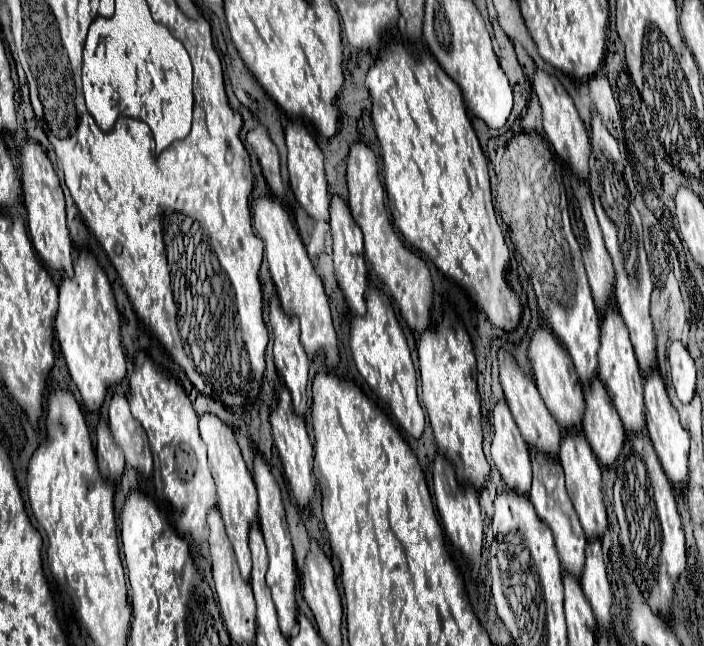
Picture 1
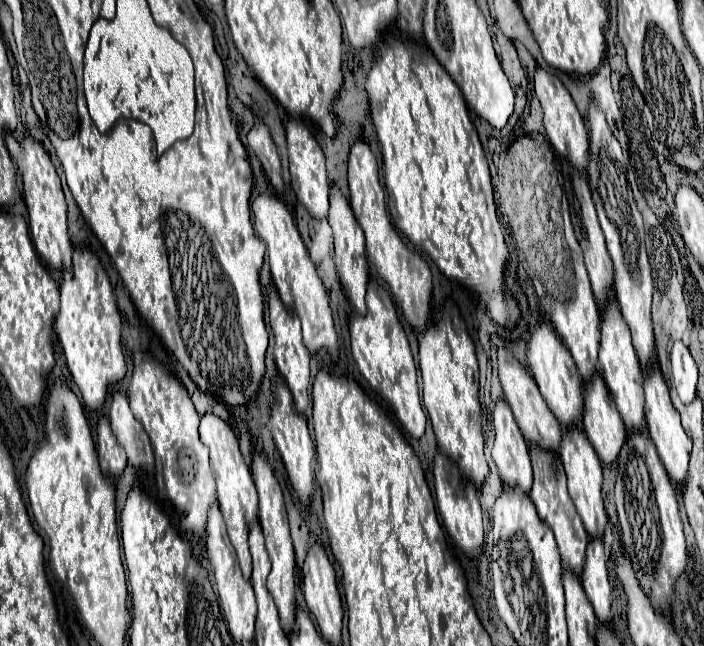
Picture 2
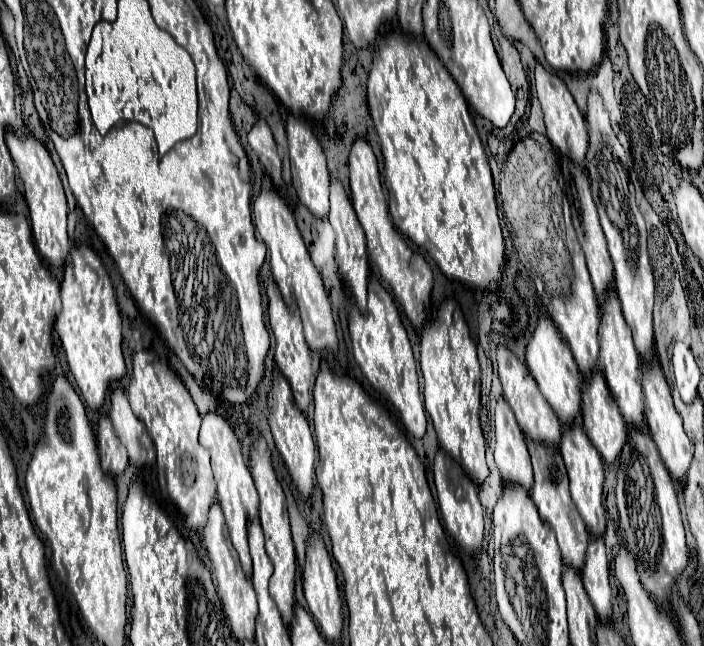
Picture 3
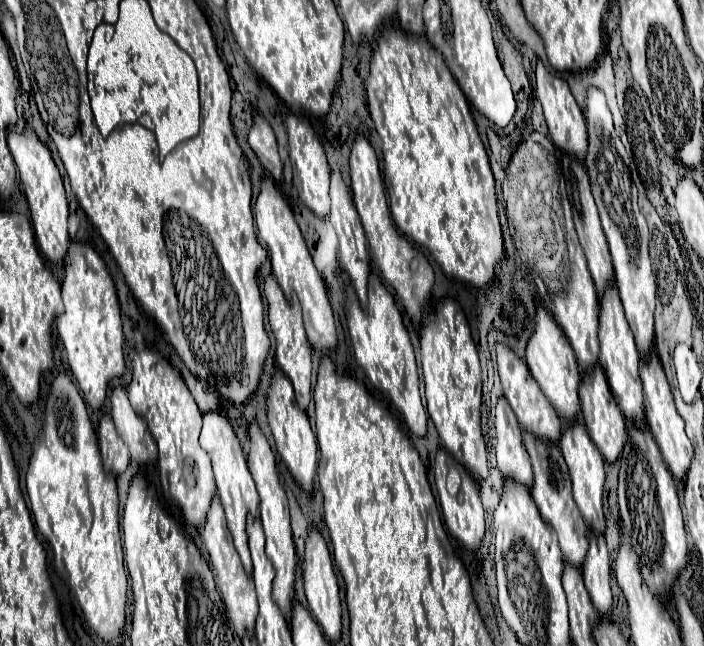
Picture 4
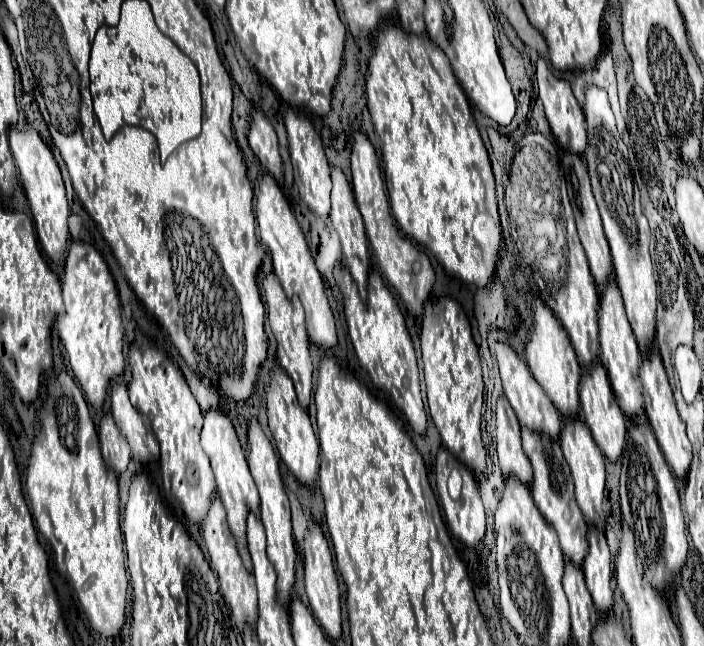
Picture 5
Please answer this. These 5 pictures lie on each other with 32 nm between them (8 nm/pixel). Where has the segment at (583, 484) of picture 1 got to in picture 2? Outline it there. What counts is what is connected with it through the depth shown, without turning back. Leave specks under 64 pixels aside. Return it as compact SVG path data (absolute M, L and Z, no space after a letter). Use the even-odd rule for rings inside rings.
M572 428L562 436L562 444L560 444L558 454L560 454L560 460L566 470L570 498L576 506L576 512L582 518L584 530L588 532L590 538L600 538L606 530L606 524L608 524L608 516L606 516L606 510L602 504L602 464L596 456L594 448L588 444L588 438L584 436L584 432L578 428Z

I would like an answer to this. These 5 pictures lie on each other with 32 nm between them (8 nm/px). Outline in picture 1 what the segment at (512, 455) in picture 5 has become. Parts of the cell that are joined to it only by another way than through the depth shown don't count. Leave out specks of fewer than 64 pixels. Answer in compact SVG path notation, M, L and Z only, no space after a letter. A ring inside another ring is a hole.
M498 402L492 410L492 460L502 474L502 480L518 494L528 494L532 482L528 446L524 444L516 422L506 402Z

